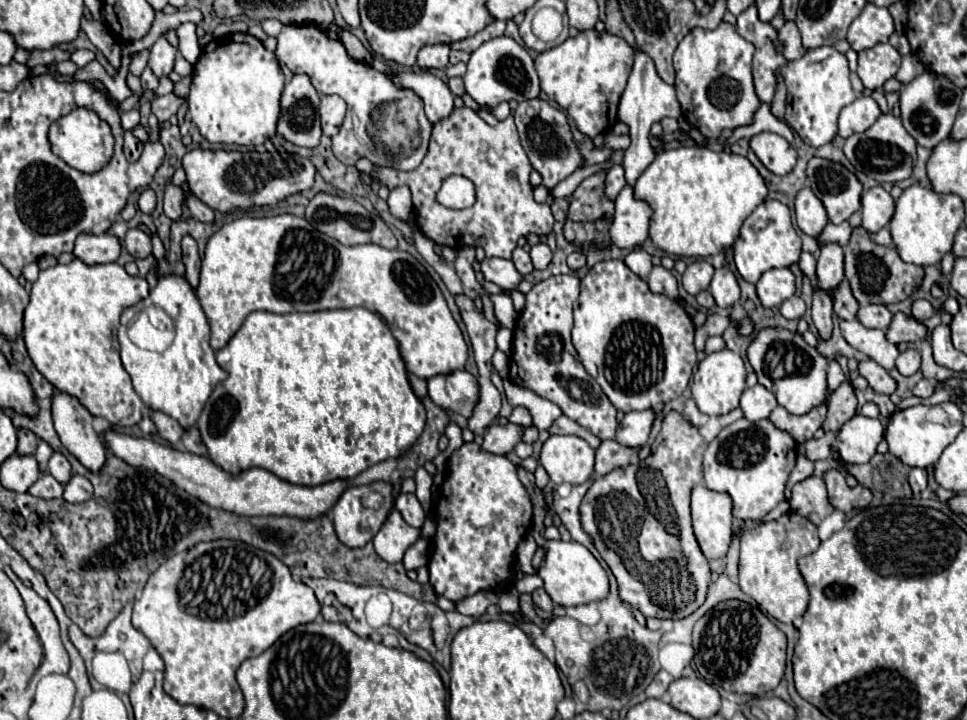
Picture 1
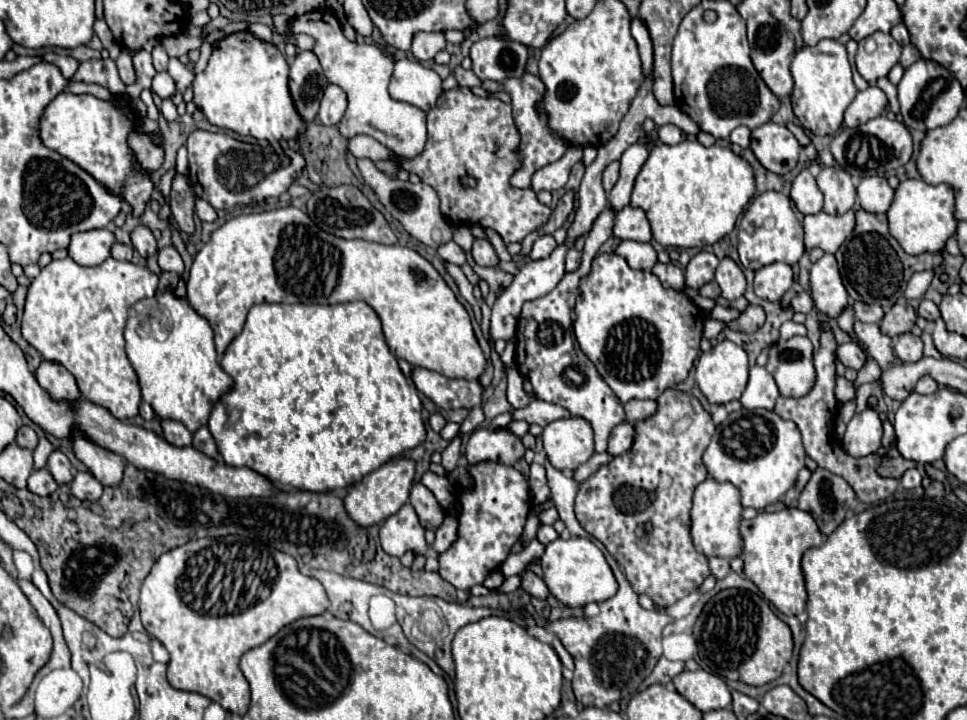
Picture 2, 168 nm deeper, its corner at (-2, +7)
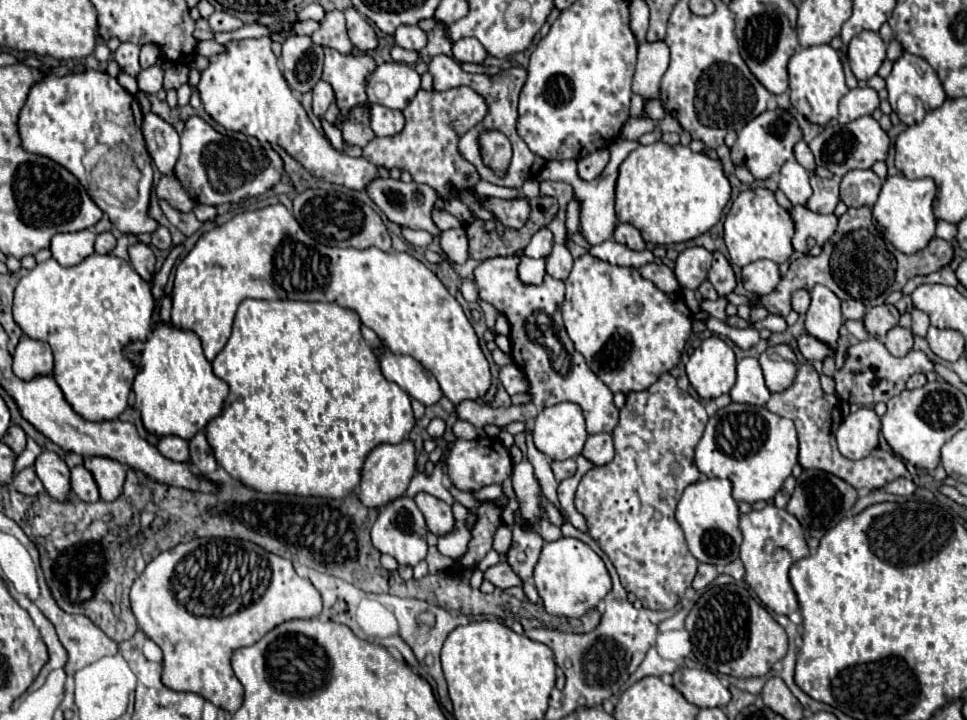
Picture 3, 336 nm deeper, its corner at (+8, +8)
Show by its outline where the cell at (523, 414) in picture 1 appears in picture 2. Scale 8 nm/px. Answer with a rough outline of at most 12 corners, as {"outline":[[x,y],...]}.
{"outline":[[516,366],[508,370],[508,402],[512,408],[530,404],[522,390],[522,374]]}

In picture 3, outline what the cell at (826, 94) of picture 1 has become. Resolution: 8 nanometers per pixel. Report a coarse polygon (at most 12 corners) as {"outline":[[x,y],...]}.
{"outline":[[800,49],[788,63],[792,105],[810,123],[838,117],[848,93],[838,51]]}

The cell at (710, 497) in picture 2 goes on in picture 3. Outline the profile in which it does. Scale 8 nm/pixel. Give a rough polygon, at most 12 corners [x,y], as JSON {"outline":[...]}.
{"outline":[[728,479],[688,485],[676,507],[690,553],[724,567],[742,533]]}

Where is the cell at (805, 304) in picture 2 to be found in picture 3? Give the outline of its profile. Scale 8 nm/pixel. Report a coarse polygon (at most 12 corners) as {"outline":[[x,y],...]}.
{"outline":[[796,291],[792,309],[804,315],[810,307],[810,293]]}

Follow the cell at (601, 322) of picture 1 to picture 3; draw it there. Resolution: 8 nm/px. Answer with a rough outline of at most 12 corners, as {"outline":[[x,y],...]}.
{"outline":[[590,253],[560,309],[612,393],[674,369],[682,293]]}

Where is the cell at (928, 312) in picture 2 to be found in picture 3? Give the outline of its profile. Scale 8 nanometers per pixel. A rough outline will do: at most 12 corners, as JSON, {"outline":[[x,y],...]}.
{"outline":[[912,311],[912,333],[926,337],[930,327],[924,311]]}

